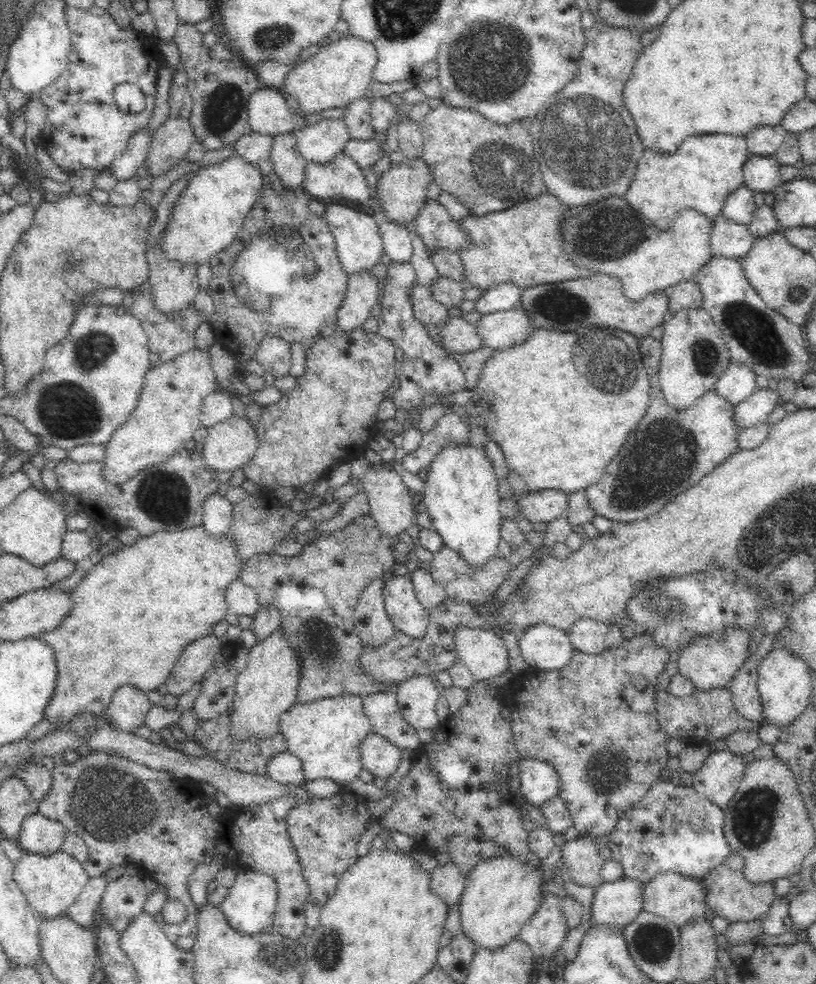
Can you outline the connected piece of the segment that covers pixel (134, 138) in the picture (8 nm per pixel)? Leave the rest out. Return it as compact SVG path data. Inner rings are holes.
M148 127L140 128L138 132L134 132L130 136L126 148L110 163L108 168L114 174L114 178L117 178L118 181L125 181L136 176L138 169L146 161L151 138Z

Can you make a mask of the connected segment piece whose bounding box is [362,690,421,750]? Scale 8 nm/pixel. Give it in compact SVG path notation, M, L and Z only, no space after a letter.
M395 690L363 695L362 704L373 733L386 738L402 750L405 748L415 750L421 745L417 731L402 716Z

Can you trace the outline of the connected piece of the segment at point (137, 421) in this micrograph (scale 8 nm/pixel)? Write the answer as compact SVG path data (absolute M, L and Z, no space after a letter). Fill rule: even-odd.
M194 347L146 372L136 408L106 444L105 480L124 484L143 469L168 461L187 440L192 439L193 432L201 427L199 414L203 400L212 391L220 389L208 351Z

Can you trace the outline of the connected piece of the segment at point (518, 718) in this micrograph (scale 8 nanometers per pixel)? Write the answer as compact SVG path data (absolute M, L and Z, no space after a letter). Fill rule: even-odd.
M636 631L635 635L630 639L625 639L618 646L618 648L607 648L600 654L590 655L584 654L579 650L572 652L572 658L570 658L570 664L560 670L536 672L536 670L530 670L530 674L526 678L522 678L522 684L520 688L514 690L512 694L512 700L514 700L514 706L516 706L516 714L514 714L514 720L512 722L512 729L514 732L514 739L516 749L522 759L536 759L547 762L552 765L558 777L560 777L560 786L558 786L558 796L564 800L568 812L572 817L572 826L576 828L579 835L588 835L589 837L597 838L608 834L609 831L614 830L618 816L625 810L632 808L634 804L640 802L641 799L646 796L646 793L660 781L662 778L661 773L667 770L666 762L671 756L668 755L666 749L666 740L669 740L669 736L666 732L663 732L663 728L658 723L658 711L656 711L656 684L658 675L664 672L667 665L671 662L669 658L670 649L666 645L658 645L652 633L646 631ZM641 674L647 679L647 685L643 690L637 690L630 683L632 675Z

